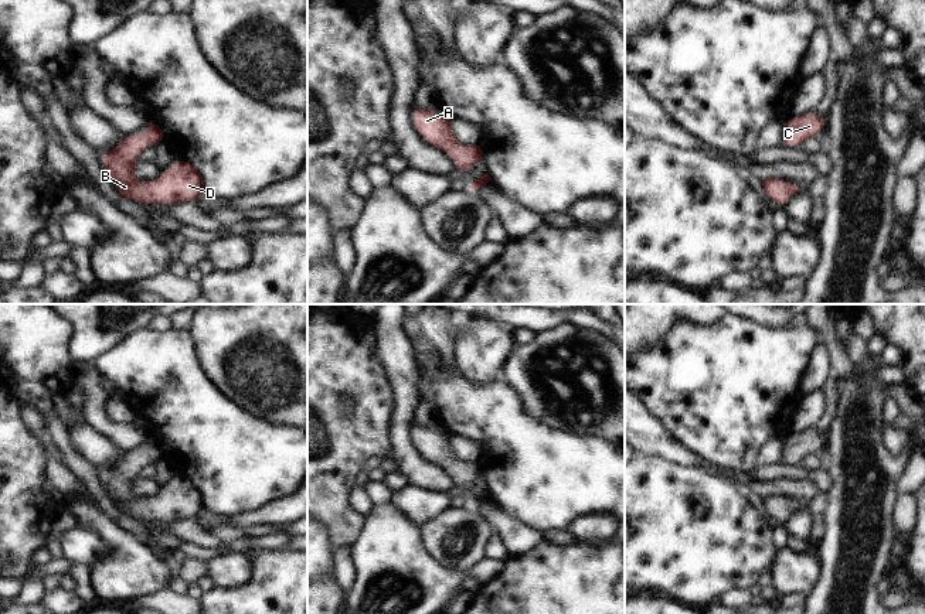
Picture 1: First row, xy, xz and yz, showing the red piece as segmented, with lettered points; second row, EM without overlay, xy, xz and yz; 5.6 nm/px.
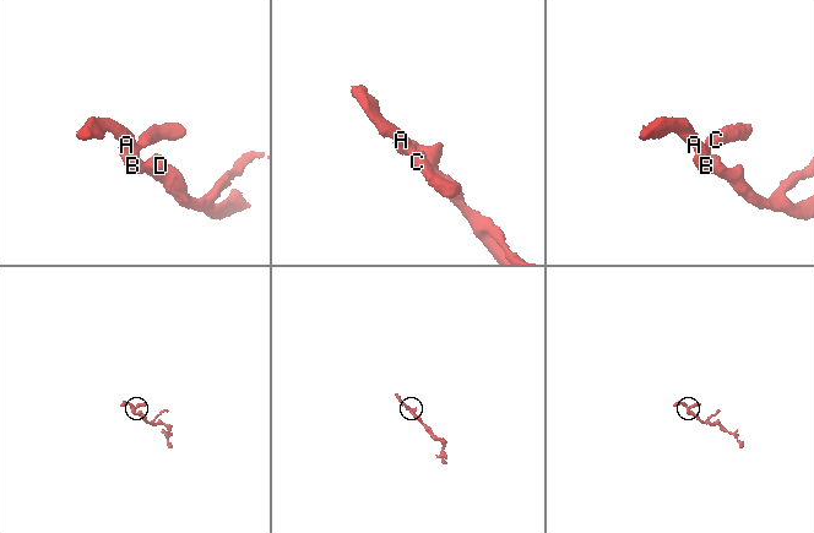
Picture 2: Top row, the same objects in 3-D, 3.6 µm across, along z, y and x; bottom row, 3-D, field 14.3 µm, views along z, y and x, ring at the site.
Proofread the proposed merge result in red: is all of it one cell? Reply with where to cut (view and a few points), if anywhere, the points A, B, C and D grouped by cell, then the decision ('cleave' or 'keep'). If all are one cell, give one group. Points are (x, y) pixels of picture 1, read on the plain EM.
cut none; groups A B C D; keep

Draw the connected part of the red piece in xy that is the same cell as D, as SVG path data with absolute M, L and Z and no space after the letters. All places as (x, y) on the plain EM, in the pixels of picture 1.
M149 437L146 453L140 450L126 453L115 465L102 473L102 481L120 514L142 521L178 521L195 519L207 509L198 485L180 475L154 498L139 498L135 494L135 484L143 465L147 461L156 464L166 457L161 444Z

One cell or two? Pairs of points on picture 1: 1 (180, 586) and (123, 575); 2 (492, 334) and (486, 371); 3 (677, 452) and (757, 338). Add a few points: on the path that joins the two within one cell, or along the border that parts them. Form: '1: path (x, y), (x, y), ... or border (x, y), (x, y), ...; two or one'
1: border (174, 576), (166, 587); two
2: path (486, 343), (486, 362); one
3: border (657, 422), (677, 443), (701, 460); two

